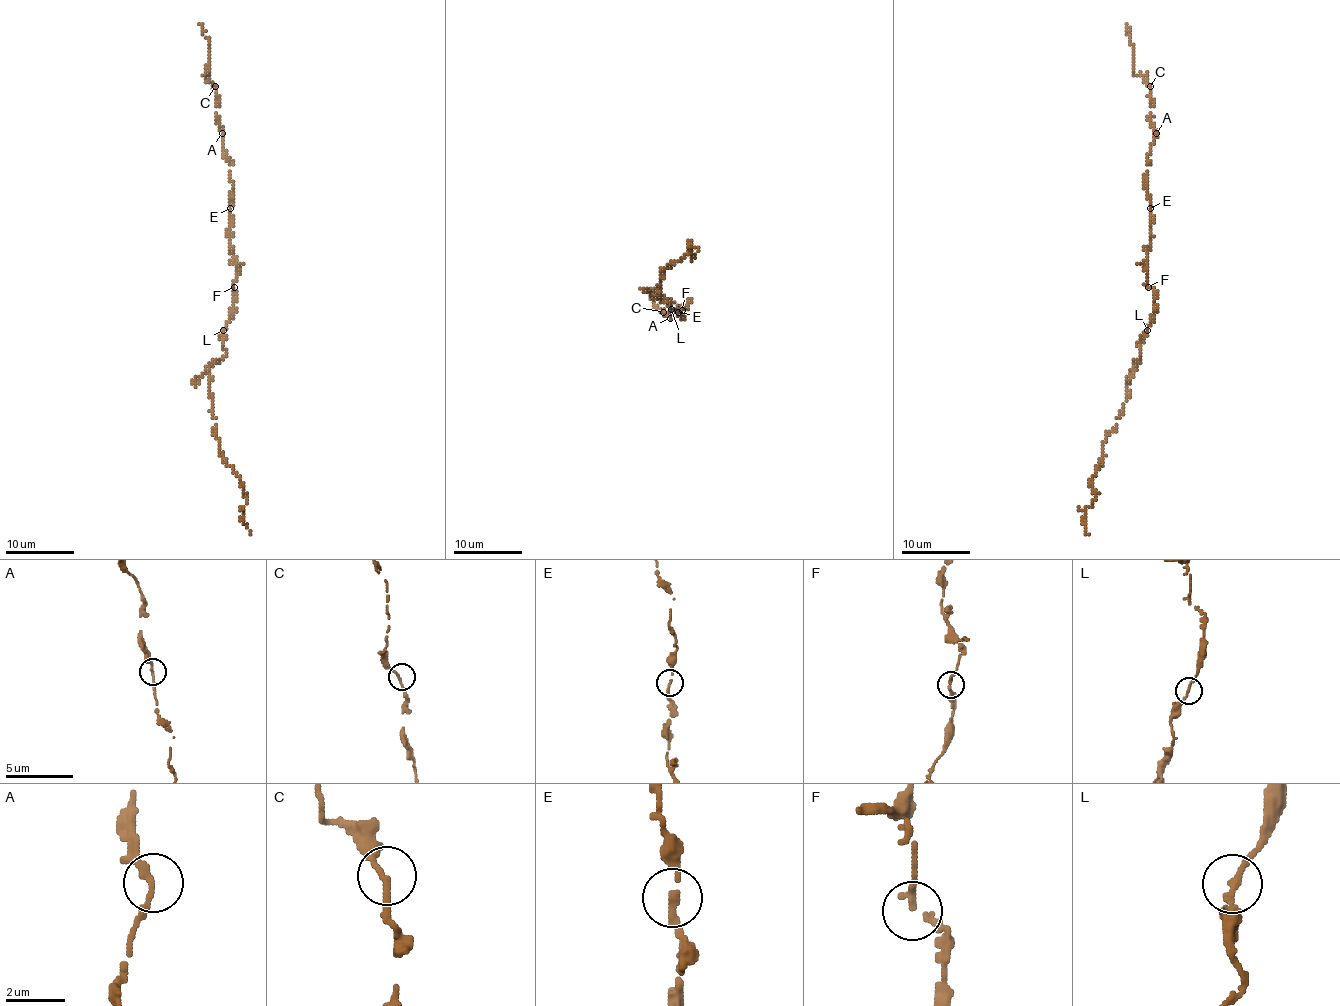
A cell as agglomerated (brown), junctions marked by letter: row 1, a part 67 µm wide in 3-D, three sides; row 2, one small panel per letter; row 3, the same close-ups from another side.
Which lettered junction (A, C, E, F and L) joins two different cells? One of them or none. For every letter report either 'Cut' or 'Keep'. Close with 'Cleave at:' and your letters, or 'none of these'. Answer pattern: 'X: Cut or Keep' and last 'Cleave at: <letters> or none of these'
A: Keep
C: Keep
E: Keep
F: Keep
L: Keep
Cleave at: none of these

